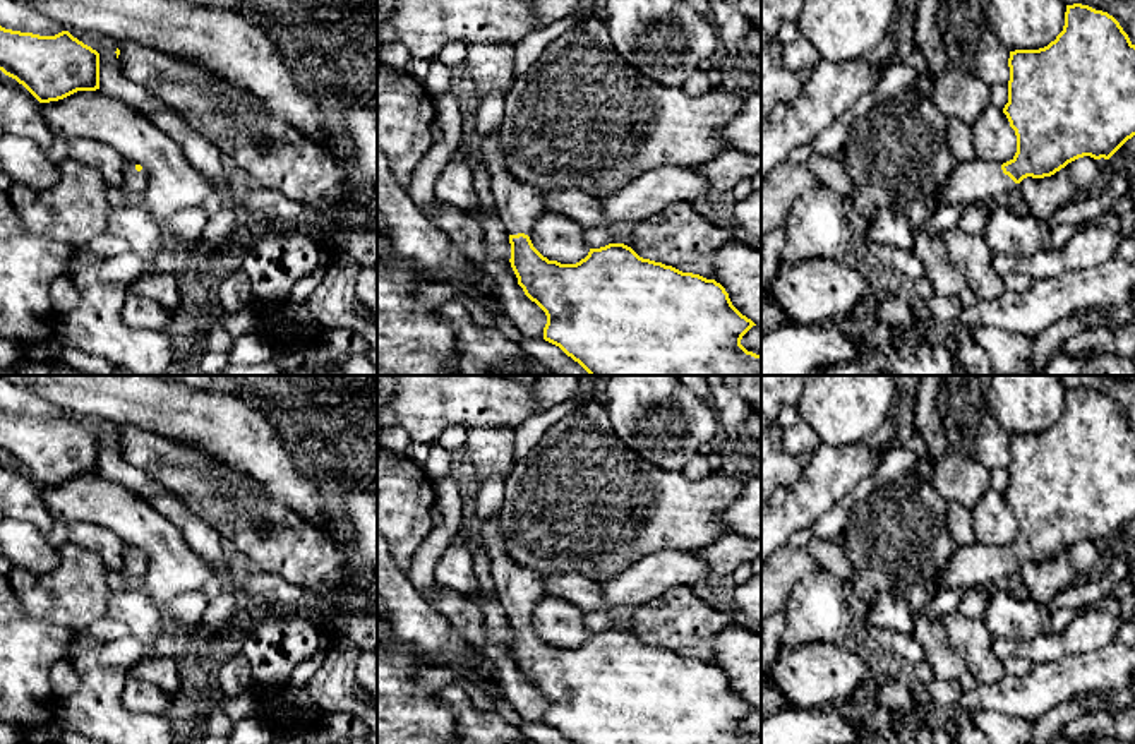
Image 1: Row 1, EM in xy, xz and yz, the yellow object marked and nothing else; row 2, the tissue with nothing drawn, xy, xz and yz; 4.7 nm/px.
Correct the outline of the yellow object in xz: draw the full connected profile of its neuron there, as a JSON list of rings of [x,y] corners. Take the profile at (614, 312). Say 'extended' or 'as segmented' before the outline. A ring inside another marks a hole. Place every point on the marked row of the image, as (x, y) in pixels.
extended | [[[497,132],[482,141],[480,153],[490,175],[495,214],[509,233],[509,262],[518,285],[547,315],[545,341],[559,346],[590,375],[761,375],[761,355],[741,345],[742,336],[756,324],[732,305],[720,283],[643,259],[624,243],[590,249],[588,255],[576,264],[549,261],[530,240],[531,221],[547,211],[542,190],[509,175]]]

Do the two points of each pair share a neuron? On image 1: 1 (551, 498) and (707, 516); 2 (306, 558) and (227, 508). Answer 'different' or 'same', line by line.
1: same
2: same

